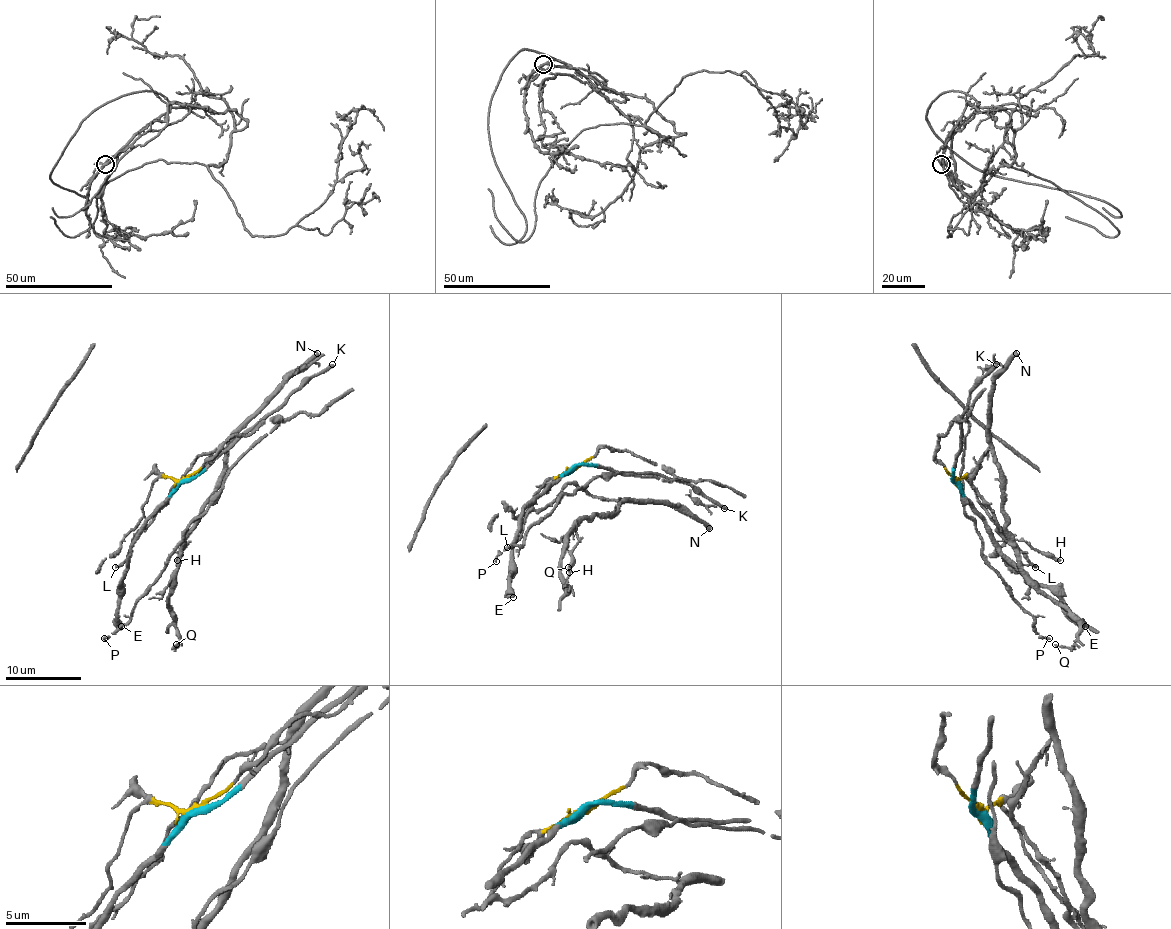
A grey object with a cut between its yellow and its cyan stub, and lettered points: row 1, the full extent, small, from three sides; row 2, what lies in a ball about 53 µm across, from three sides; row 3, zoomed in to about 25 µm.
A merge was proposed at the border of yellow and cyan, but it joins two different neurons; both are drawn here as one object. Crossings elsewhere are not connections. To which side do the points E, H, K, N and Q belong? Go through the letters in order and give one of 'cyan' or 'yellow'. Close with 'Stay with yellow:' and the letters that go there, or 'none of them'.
E: cyan
H: cyan
K: cyan
N: cyan
Q: cyan
Stay with yellow: none of them

